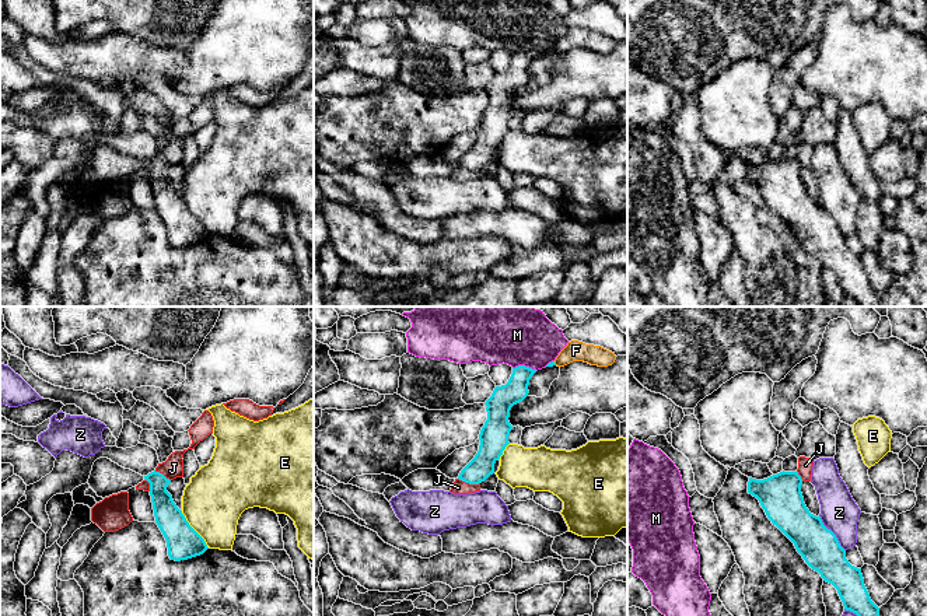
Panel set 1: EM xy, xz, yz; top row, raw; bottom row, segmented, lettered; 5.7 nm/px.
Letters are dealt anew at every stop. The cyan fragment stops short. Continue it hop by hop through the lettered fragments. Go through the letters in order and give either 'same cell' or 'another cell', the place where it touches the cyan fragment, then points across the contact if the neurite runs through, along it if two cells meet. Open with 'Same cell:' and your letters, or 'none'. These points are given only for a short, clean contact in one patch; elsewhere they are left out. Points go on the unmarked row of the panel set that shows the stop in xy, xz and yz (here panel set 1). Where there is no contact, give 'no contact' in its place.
Same cell: none
E: another cell; meets cyan in xy at (193, 216); border along xy (181, 198), (207, 234)
F: another cell; meets cyan in xz at (553, 49)
J: another cell; meets cyan in xz at (469, 170); border along xz (458, 164), (469, 170), (479, 170)
M: another cell; meets cyan in xz at (524, 52); border along xz (513, 53), (528, 52), (537, 56)
Z: another cell; meets cyan in yz at (833, 220)

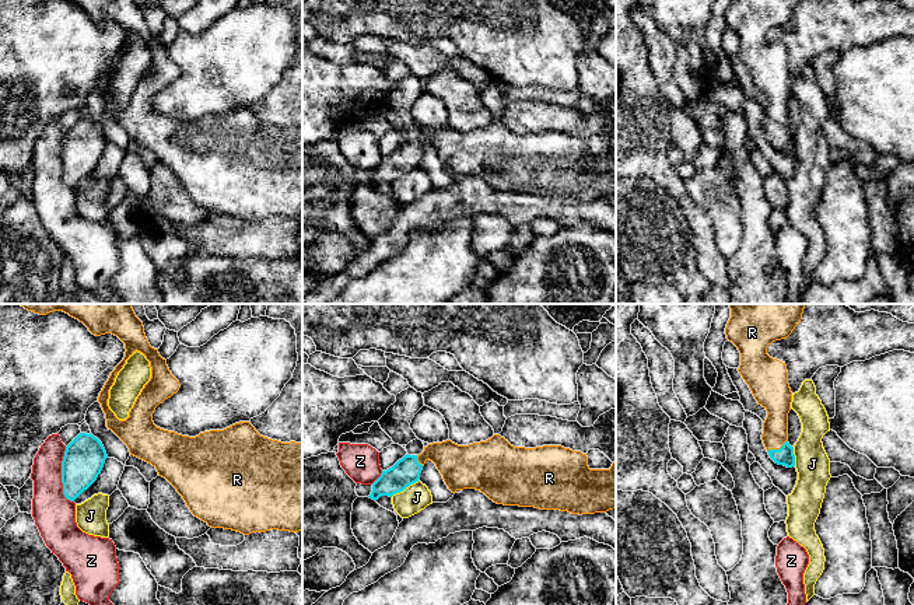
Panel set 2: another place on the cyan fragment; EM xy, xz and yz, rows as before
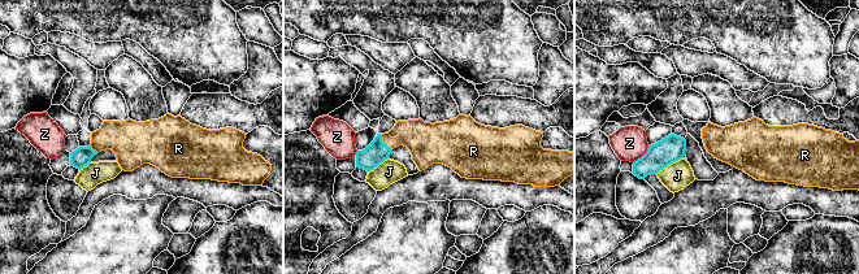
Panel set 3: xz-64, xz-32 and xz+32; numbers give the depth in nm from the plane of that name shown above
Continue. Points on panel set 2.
Same cell: R
J: another cell; meets cyan in xz at (405, 174)
R: same cell; meets cyan in yz at (777, 136); runs through yz (784, 142), (777, 136), (774, 121)
Z: another cell; meets cyan in xy at (62, 163)

